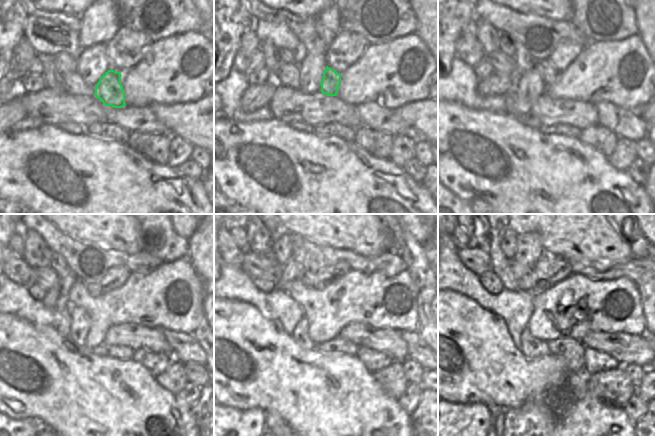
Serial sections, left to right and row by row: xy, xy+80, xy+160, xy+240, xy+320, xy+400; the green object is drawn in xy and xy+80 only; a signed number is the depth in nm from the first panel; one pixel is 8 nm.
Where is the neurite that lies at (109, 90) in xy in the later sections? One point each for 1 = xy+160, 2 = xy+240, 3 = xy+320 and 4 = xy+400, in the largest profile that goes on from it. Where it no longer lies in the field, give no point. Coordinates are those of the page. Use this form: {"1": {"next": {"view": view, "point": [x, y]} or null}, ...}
{"1": {"next": {"view": "xy+160", "point": [548, 72]}}, "2": {"next": {"view": "xy+240", "point": [93, 289]}}, "3": {"next": {"view": "xy+320", "point": [309, 280]}}, "4": {"next": {"view": "xy+400", "point": [524, 275]}}}

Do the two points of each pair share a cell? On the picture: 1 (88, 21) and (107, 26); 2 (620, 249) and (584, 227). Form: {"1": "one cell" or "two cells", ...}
{"1": "one cell", "2": "one cell"}

